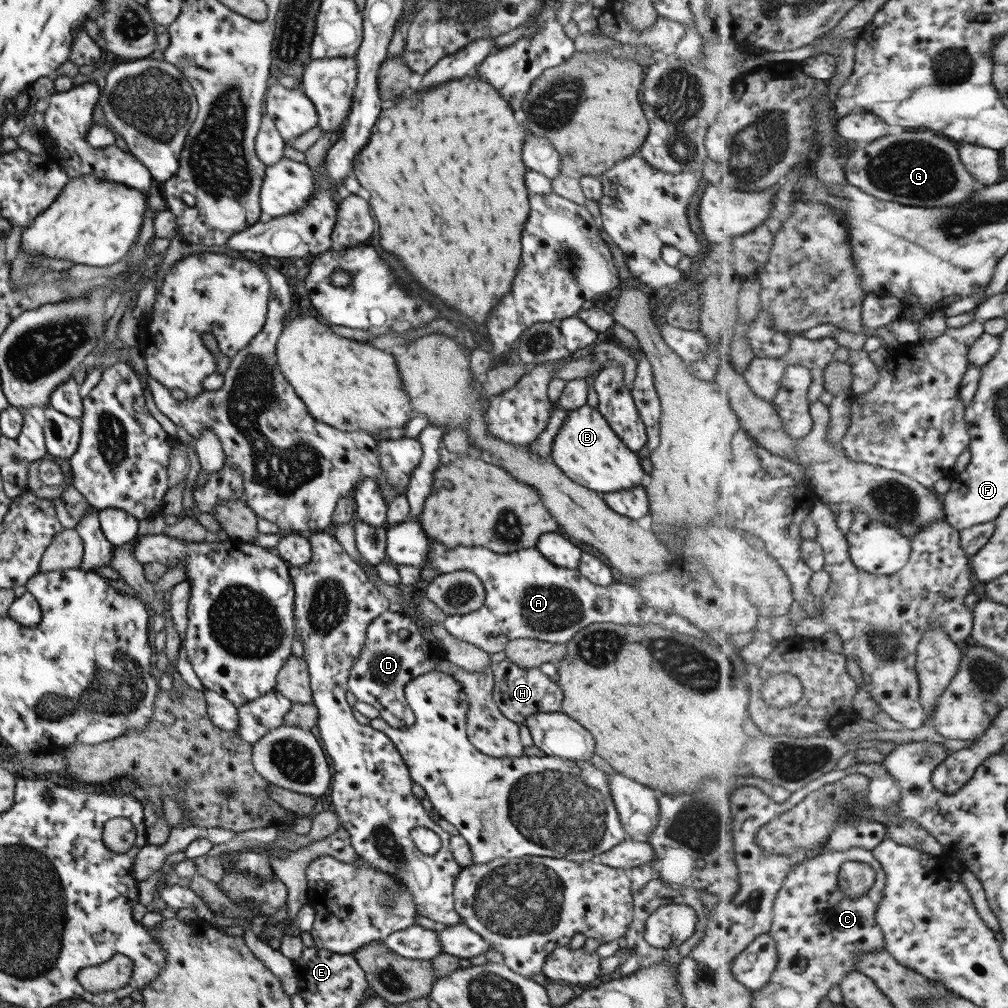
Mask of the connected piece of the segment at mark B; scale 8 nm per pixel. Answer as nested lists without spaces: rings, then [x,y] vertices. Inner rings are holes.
[[[586,404],[564,413],[551,443],[549,460],[575,484],[598,494],[633,488],[646,482],[647,475],[635,453],[619,440],[596,407]]]

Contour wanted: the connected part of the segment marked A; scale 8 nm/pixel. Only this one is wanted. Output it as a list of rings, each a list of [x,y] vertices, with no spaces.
[[[428,538],[426,564],[427,568],[433,568],[438,574],[466,570],[479,579],[484,588],[484,601],[481,608],[467,614],[446,615],[441,625],[453,638],[472,644],[488,655],[504,650],[504,644],[513,639],[535,639],[551,644],[564,644],[584,626],[600,622],[639,625],[655,620],[661,628],[671,632],[692,636],[706,643],[715,643],[710,636],[689,624],[682,616],[668,610],[656,610],[647,606],[633,584],[617,582],[607,586],[597,586],[581,575],[578,569],[566,569],[551,564],[535,547],[499,554],[479,546],[459,545],[448,549],[439,541]]]

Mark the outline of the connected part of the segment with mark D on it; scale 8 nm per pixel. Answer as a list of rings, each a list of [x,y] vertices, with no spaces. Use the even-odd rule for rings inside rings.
[[[382,612],[369,621],[365,634],[366,639],[358,659],[351,667],[346,687],[357,701],[373,706],[379,712],[379,720],[384,721],[390,728],[411,727],[415,718],[403,697],[403,687],[416,676],[427,673],[425,662],[431,658],[431,654],[441,654],[443,650],[420,636],[413,620],[402,612]],[[399,630],[407,630],[405,640],[399,638]]]

